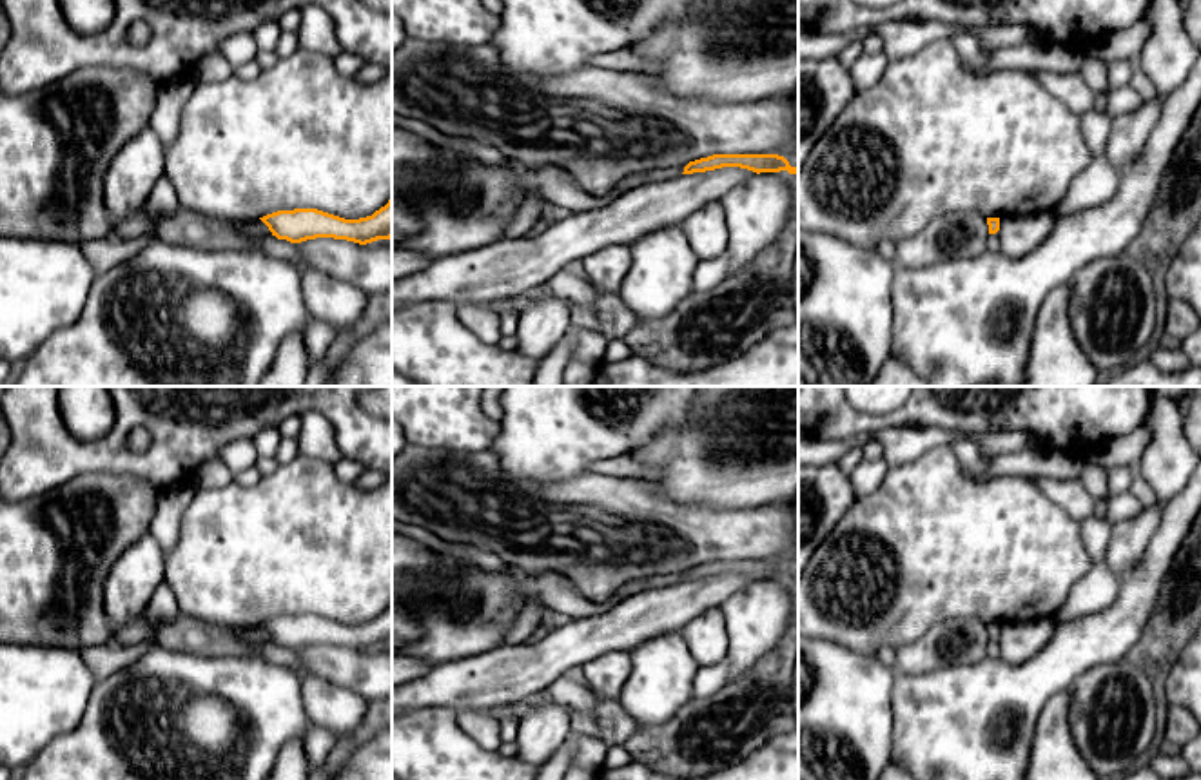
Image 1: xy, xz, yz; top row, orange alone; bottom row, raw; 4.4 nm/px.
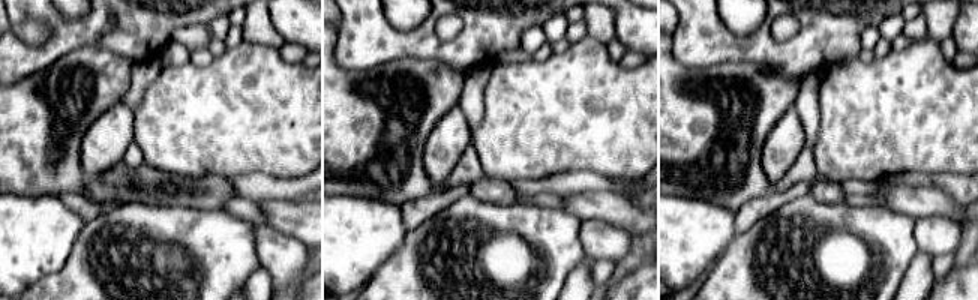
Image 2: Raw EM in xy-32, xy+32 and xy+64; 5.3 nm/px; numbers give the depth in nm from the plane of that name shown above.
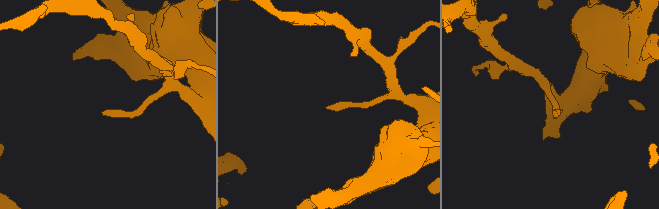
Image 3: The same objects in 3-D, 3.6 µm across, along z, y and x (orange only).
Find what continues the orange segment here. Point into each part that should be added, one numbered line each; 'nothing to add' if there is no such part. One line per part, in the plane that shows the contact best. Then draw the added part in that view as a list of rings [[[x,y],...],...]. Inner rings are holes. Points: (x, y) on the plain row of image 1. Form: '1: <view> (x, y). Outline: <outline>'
1: xy (282, 655). Outline: [[[270,642],[261,648],[259,658],[294,669],[299,677],[307,671],[301,666],[301,658],[296,649],[290,649],[287,646],[278,646],[276,642]]]

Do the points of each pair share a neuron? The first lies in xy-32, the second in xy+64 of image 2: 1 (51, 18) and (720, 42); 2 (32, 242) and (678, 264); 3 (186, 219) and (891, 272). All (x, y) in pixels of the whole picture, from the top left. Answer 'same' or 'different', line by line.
1: same
2: same
3: same

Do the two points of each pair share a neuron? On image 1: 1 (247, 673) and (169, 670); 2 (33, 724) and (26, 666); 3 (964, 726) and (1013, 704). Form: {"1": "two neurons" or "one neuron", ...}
{"1": "one neuron", "2": "one neuron", "3": "one neuron"}

